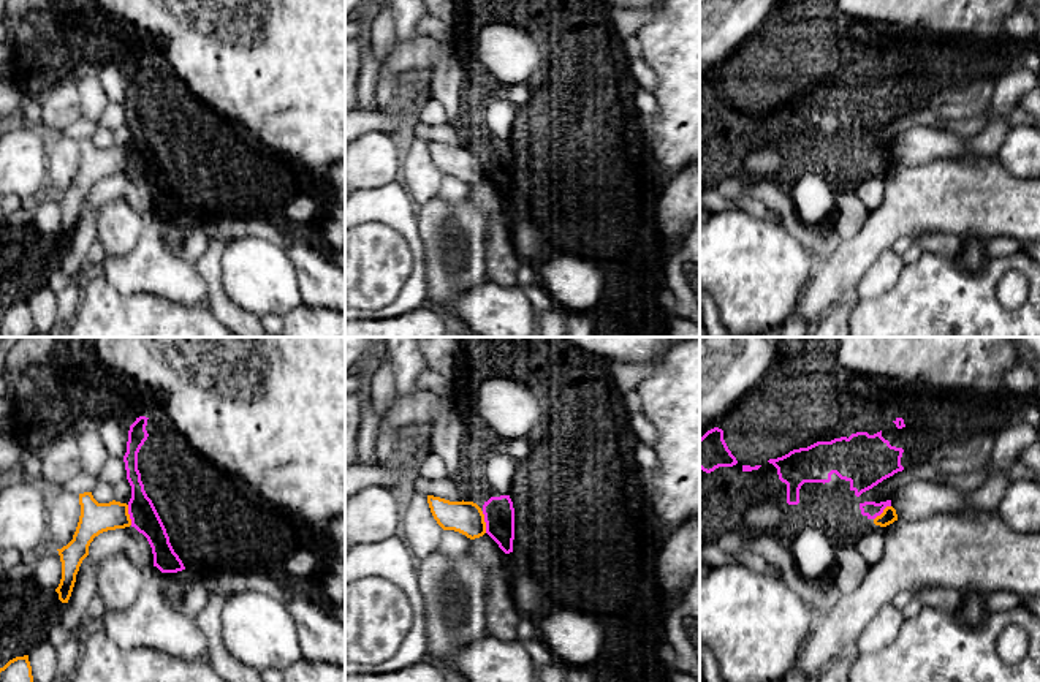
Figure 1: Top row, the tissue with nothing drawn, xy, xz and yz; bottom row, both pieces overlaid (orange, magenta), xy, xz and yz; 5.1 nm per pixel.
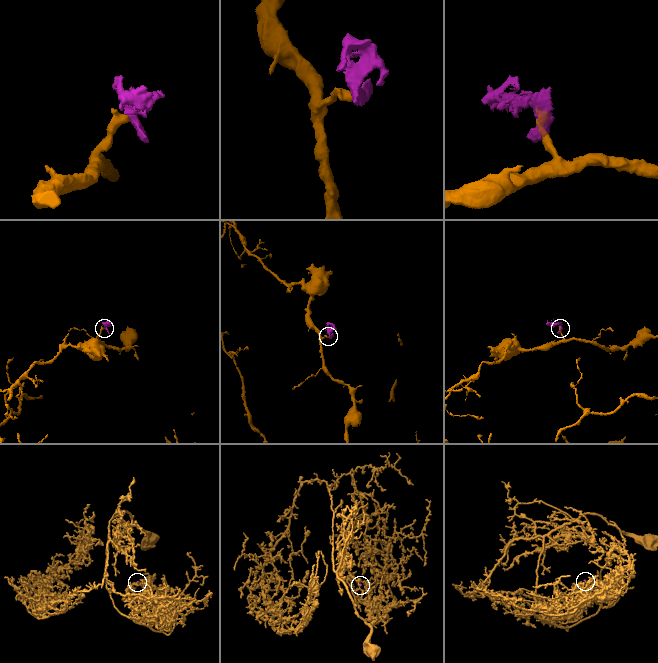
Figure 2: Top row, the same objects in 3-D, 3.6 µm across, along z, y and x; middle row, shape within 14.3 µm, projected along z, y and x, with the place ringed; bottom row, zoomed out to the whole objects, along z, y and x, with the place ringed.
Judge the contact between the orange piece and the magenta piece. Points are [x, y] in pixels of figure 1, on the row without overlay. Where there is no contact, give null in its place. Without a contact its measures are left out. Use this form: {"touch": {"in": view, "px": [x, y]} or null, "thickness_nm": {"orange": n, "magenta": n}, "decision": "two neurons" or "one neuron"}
{"touch": {"in": "xz", "px": [485, 168]}, "thickness_nm": {"orange": 160, "magenta": 160}, "decision": "two neurons"}

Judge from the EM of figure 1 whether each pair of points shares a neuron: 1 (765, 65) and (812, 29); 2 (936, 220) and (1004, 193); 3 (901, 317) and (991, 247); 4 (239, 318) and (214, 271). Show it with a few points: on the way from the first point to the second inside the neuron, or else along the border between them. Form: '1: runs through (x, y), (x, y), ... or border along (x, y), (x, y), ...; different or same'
1: runs through (776, 65), (801, 40); same
2: runs through (953, 203), (958, 198), (986, 198); same
3: border along (1021, 249), (1007, 255), (986, 257); different
4: runs through (227, 307), (217, 298), (214, 284); same

